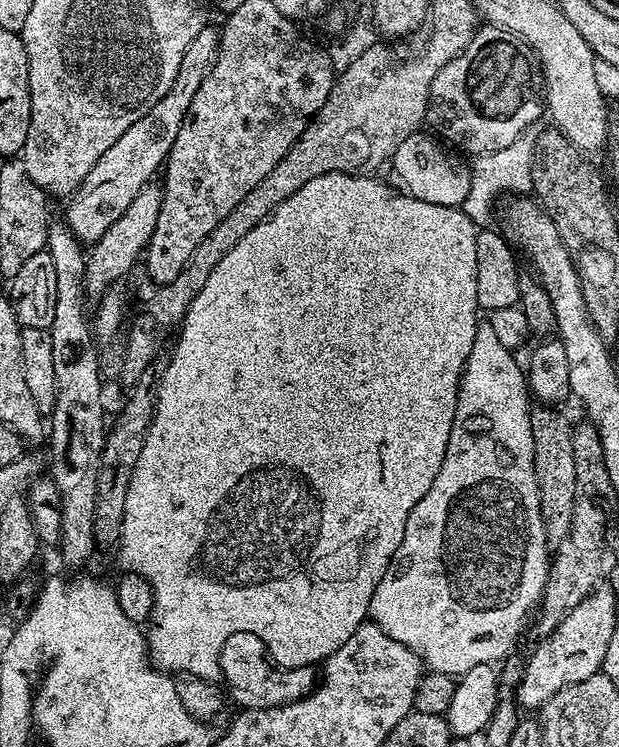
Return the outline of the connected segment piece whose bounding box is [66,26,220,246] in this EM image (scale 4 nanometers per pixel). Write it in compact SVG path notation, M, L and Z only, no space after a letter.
M206 26L198 30L198 35L190 41L190 46L186 46L186 54L182 54L182 66L178 70L178 78L174 78L174 86L170 86L170 90L166 90L166 94L162 94L162 98L154 102L154 106L150 106L150 110L146 110L146 114L142 114L142 118L138 118L138 122L134 122L134 126L130 126L130 130L126 130L126 134L122 134L122 138L118 138L118 142L114 142L114 146L110 146L110 150L106 150L106 154L98 158L98 162L94 162L94 170L86 174L79 188L72 193L67 201L69 204L66 223L82 245L91 246L102 238L102 234L121 218L130 202L138 197L139 192L153 183L152 175L156 171L157 175L165 167L170 150L178 138L178 130L182 130L186 110L190 110L190 102L194 102L194 94L198 94L198 86L202 86L204 75L212 69L219 48L220 34L215 27L212 29L212 26Z

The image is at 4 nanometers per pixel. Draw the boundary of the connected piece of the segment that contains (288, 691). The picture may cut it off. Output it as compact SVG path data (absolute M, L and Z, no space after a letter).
M249 632L230 634L230 638L226 638L226 646L222 646L222 654L220 655L220 674L226 688L226 683L228 683L229 689L227 688L227 691L230 696L230 691L232 691L233 698L240 703L239 707L244 710L249 708L273 708L274 706L282 706L300 700L303 696L307 696L318 683L318 672L313 665L307 664L301 668L281 668L277 666L266 655L265 645L258 638L258 634L250 634Z

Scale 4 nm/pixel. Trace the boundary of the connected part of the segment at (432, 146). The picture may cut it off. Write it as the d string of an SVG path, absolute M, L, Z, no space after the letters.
M424 130L414 132L402 142L398 150L394 151L390 168L396 171L396 176L400 179L399 187L409 196L422 202L434 202L434 206L460 208L466 194L470 194L472 185L469 161L463 155L445 147L435 135L427 136L425 132Z

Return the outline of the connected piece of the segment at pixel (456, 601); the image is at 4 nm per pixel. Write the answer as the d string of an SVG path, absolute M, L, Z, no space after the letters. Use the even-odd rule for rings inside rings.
M486 322L477 323L474 346L470 350L470 358L460 379L458 406L454 410L454 426L450 426L450 442L446 446L446 458L442 458L442 470L438 470L438 478L430 482L430 490L426 490L426 494L422 494L414 510L410 510L406 518L406 534L402 534L402 542L386 574L382 574L378 590L374 590L374 598L370 598L368 603L371 623L390 634L394 642L402 642L402 646L414 650L414 654L418 654L427 671L450 674L454 678L466 675L474 666L495 665L496 660L503 661L509 655L507 652L515 646L516 639L524 628L524 619L527 618L528 611L531 608L533 611L539 605L548 577L550 549L538 506L538 482L534 482L534 434L530 426L530 393L525 369L521 361L519 364L512 356L515 356L513 349L502 346L501 340L496 337L494 326Z

